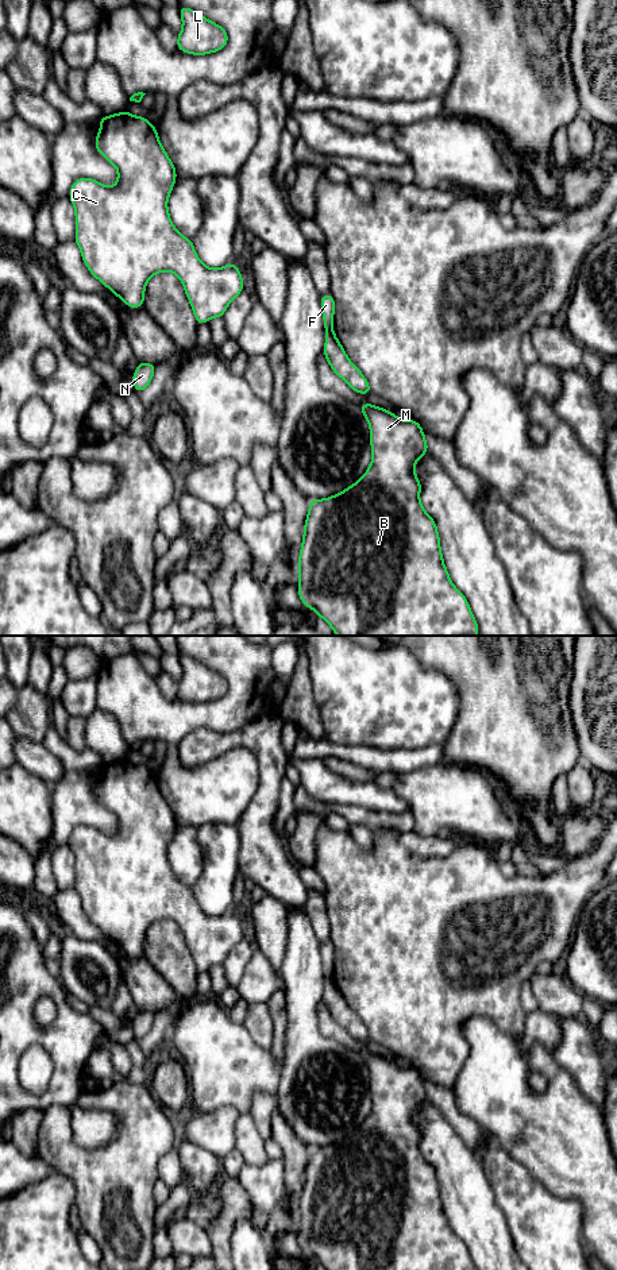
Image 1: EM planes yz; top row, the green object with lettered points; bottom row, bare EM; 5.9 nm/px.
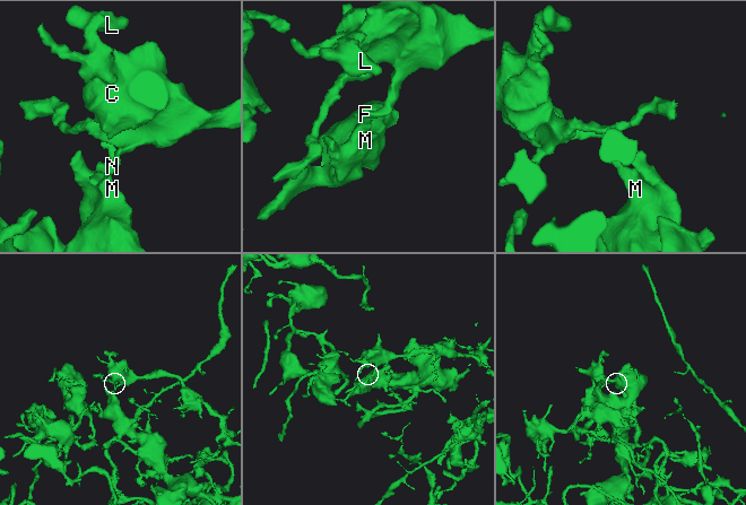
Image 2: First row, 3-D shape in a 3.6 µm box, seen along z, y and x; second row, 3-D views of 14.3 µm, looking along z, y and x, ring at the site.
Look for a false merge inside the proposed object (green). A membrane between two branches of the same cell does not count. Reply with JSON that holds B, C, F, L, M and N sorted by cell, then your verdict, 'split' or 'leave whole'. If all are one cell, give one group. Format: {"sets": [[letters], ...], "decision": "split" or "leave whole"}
{"sets": [["B", "M"], ["C", "F", "L", "N"]], "decision": "split"}

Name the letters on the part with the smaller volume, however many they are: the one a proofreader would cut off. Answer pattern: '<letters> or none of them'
C, F, L, N

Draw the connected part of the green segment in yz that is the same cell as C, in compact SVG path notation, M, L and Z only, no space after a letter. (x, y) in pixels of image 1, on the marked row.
M128 111L103 116L99 121L95 147L117 169L117 182L105 186L93 178L78 178L70 188L69 198L76 213L74 242L85 266L127 306L142 309L149 279L157 273L171 271L184 285L197 324L223 317L231 301L243 292L242 274L232 262L220 269L207 267L197 256L192 239L173 225L167 198L177 173L155 126Z

